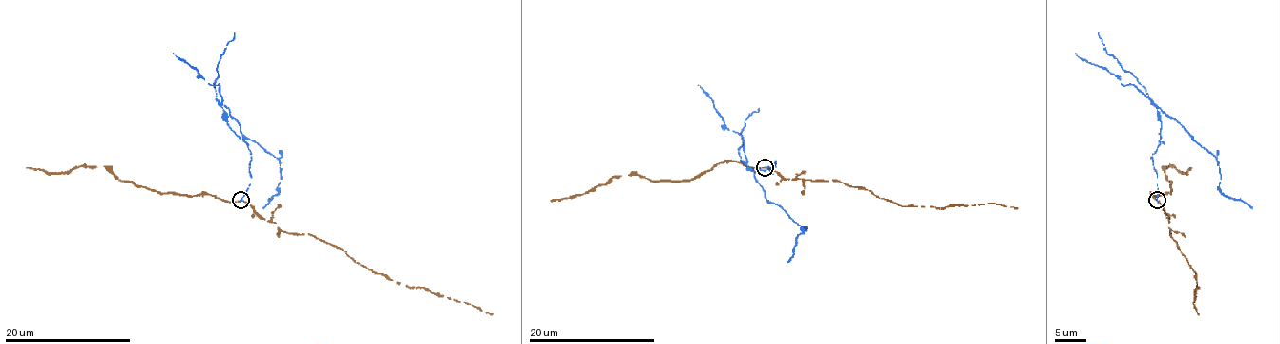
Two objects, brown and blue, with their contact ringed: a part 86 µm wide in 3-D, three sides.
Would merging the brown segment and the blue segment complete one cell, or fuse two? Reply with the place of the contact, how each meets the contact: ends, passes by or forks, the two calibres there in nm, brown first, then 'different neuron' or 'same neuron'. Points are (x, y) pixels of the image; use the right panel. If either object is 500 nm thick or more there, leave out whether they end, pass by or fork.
(1157, 200) | brown passes by | blue ends | 140/200 nm | different neuron

